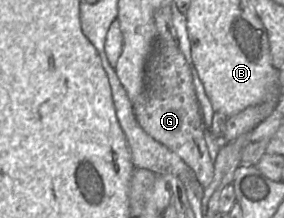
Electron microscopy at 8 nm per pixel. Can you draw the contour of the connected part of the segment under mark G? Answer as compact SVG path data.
M157 39L145 64L145 88L132 104L140 127L154 140L176 153L195 173L206 188L213 180L212 162L205 140L205 126L196 96L192 72L177 41Z

